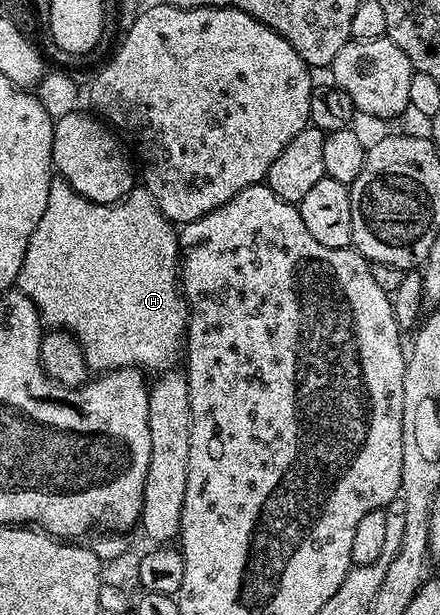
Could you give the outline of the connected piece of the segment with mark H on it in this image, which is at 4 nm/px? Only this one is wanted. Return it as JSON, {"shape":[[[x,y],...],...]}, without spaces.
{"shape":[[[134,188],[122,201],[114,205],[90,202],[73,190],[71,194],[53,194],[48,192],[48,208],[44,208],[44,216],[40,224],[36,224],[36,232],[32,232],[32,240],[26,249],[26,259],[18,273],[17,289],[29,296],[42,315],[43,323],[50,328],[67,330],[77,338],[86,357],[87,367],[94,372],[119,370],[122,366],[141,368],[143,371],[167,371],[179,365],[184,354],[184,339],[188,325],[188,307],[180,289],[180,247],[175,223],[168,221],[160,212],[160,208],[152,200],[145,188]]]}

